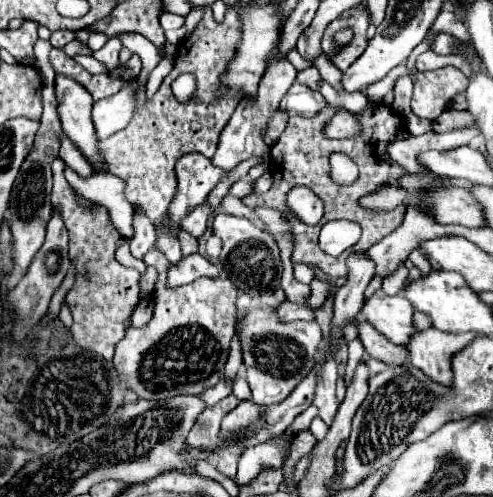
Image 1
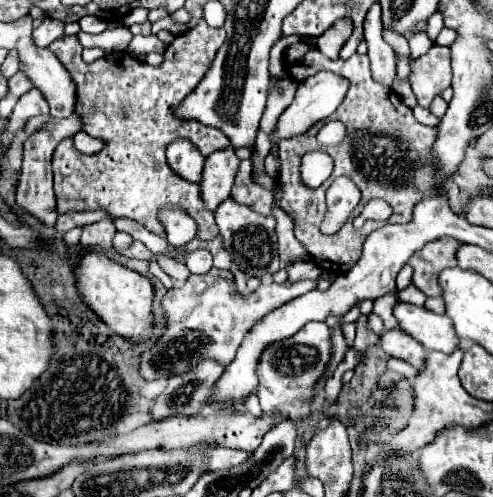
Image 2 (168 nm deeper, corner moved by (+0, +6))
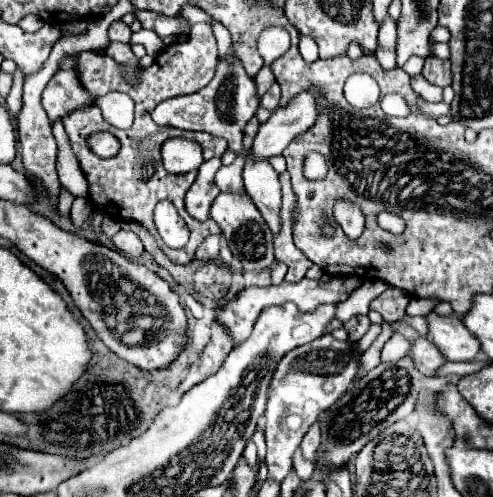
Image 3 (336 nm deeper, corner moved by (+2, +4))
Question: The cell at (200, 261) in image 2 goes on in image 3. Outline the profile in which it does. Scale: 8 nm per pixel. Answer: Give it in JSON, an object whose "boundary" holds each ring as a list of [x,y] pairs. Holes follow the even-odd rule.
{"boundary":[[[220,235],[206,237],[204,243],[196,249],[196,259],[198,261],[214,261],[218,255],[218,245],[220,245]]]}

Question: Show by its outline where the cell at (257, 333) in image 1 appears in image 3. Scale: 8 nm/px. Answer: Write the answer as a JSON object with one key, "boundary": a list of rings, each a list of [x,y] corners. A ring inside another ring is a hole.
{"boundary":[[[330,333],[288,351],[270,381],[270,395],[264,411],[264,431],[266,431],[266,467],[268,479],[282,481],[284,475],[292,469],[292,455],[298,449],[308,427],[318,419],[322,411],[338,401],[338,397],[348,391],[354,383],[358,371],[358,361],[350,353],[350,347],[344,341],[336,341]]]}

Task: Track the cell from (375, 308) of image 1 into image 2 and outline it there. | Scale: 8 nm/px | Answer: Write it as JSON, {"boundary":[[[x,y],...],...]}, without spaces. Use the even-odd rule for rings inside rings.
{"boundary":[[[396,303],[394,315],[400,321],[400,329],[420,341],[428,351],[454,353],[454,349],[460,347],[454,325],[446,315],[436,315],[426,307],[410,303]]]}

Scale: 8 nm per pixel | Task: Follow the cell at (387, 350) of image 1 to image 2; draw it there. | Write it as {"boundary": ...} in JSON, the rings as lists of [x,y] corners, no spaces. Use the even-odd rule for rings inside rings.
{"boundary":[[[392,329],[388,333],[382,335],[382,349],[402,361],[408,361],[410,365],[422,369],[426,363],[426,355],[428,351],[414,341],[414,337],[410,337],[408,333],[402,333],[402,329]]]}

